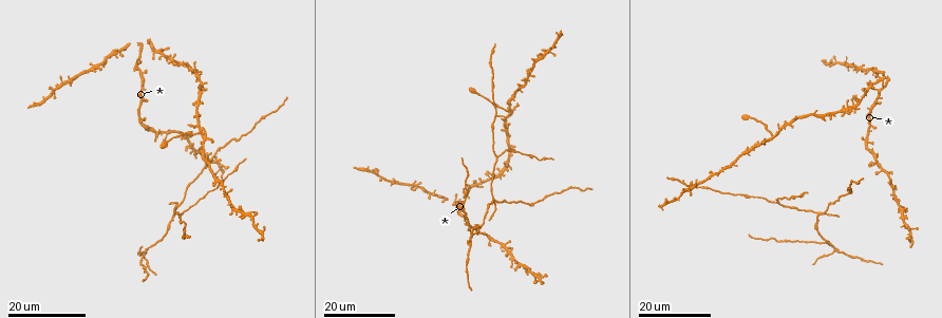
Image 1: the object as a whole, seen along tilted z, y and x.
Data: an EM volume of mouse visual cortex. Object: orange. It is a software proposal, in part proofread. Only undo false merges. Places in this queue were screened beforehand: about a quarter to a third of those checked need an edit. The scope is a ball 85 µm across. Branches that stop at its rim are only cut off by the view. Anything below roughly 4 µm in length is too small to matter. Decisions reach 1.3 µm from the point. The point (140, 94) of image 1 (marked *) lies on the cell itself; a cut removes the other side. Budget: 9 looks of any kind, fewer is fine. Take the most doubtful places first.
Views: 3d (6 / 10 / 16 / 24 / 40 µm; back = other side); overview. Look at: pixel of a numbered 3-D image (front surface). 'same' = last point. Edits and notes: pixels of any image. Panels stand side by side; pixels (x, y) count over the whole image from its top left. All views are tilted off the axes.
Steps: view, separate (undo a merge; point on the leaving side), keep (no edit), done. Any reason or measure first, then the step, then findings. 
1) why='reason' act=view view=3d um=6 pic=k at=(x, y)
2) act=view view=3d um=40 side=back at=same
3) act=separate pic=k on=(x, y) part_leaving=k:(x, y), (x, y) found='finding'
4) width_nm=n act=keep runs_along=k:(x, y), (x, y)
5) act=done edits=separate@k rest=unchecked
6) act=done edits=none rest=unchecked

why='two arms at a narrow angle' act=view view=3d um=24 pic=1 at=(819, 213)

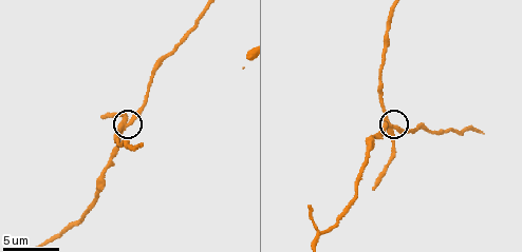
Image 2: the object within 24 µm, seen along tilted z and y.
act=view view=3d um=10 pic=2 at=(120, 127)

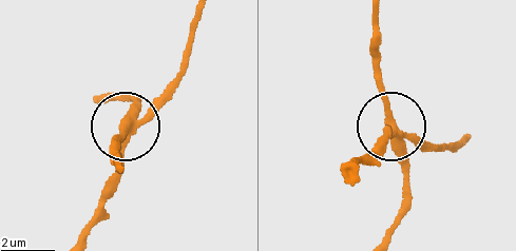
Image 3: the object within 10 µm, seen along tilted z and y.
act=separate pic=3 on=(401, 163) part_leaving=3:(394, 133), (379, 74), (378, 11) found='a second cell is stuck on'

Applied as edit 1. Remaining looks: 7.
act=view view=overview

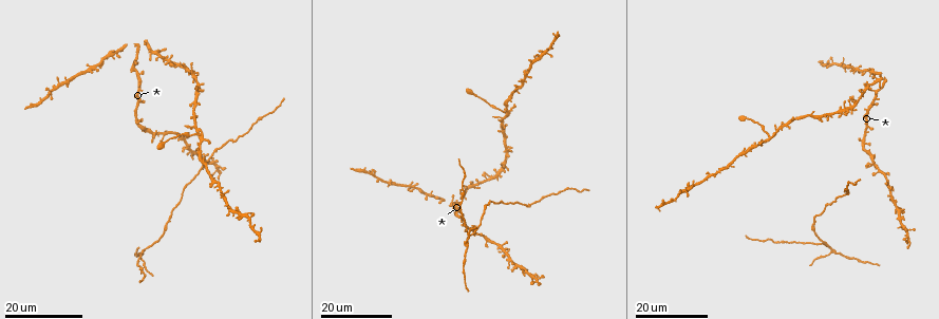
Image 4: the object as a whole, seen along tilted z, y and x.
why='three-way junction' act=view view=3d um=16 pic=4 at=(833, 252)

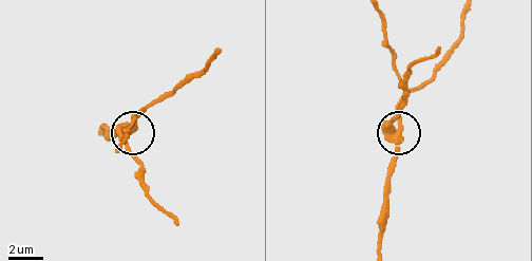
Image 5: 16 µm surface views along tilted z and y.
act=view view=3d um=10 pic=5 at=(387, 136)

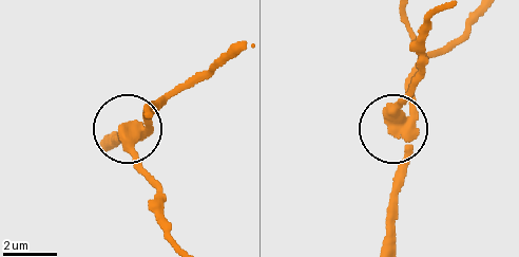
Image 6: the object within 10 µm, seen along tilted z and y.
act=separate pic=6 on=(141, 163) part_leaving=6:(137, 134), (132, 152), (176, 239) found='a second cell is stuck on'

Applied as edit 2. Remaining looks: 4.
act=view view=overview

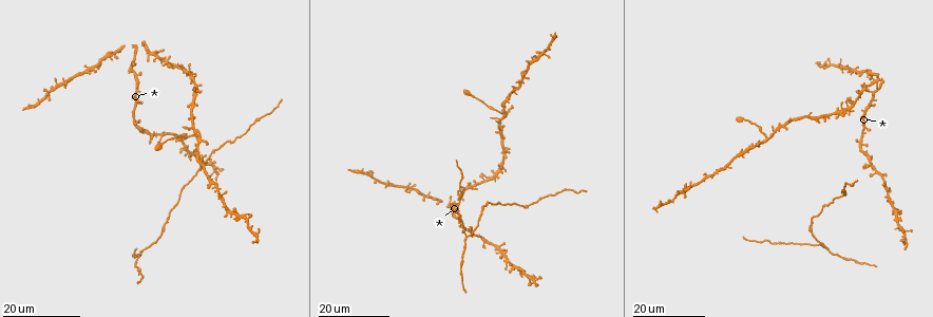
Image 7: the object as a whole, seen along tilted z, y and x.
act=view view=3d um=16 pic=7 at=(200, 138)

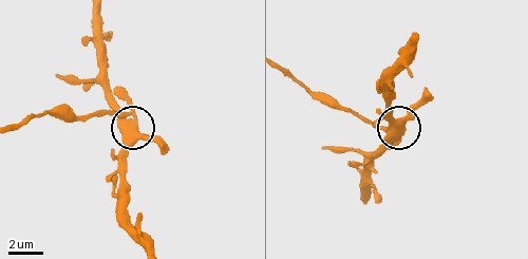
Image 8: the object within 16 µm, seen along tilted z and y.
act=view view=3d um=10 pic=8 at=(128, 122)

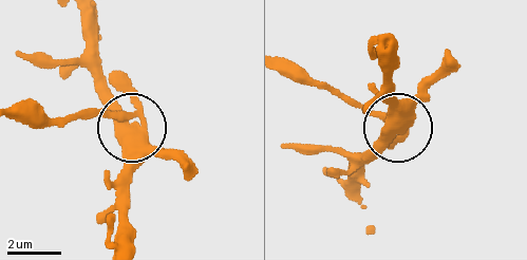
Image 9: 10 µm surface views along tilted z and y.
act=view view=3d um=10 side=back pic=9 at=(134, 129)

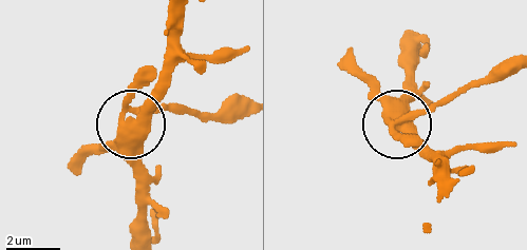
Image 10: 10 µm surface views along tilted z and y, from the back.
arms=3 act=separate pic=10 on=(166, 108) part_leaving=10:(133, 113), (244, 110) found='two cells meet here'

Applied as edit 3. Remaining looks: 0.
act=done edits=separate@3,separate@6,separate@10 rest=unchecked

